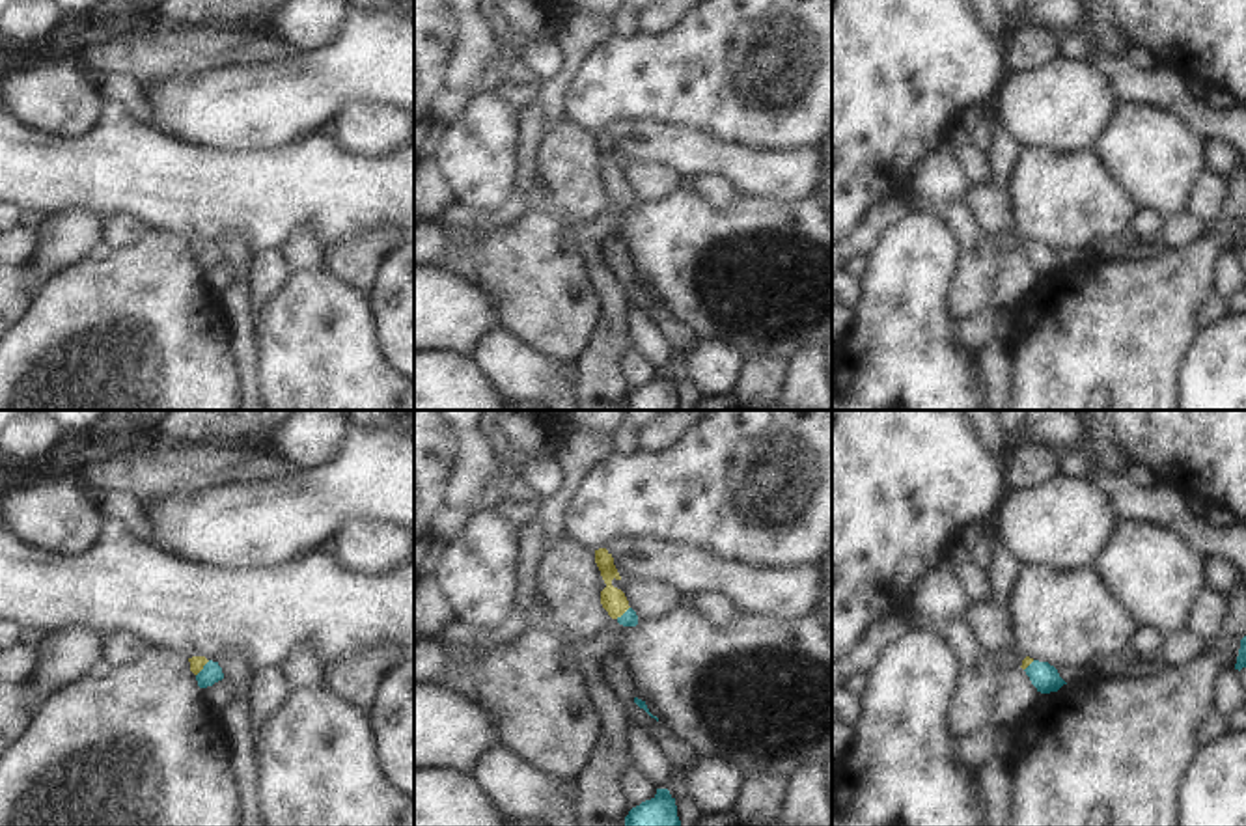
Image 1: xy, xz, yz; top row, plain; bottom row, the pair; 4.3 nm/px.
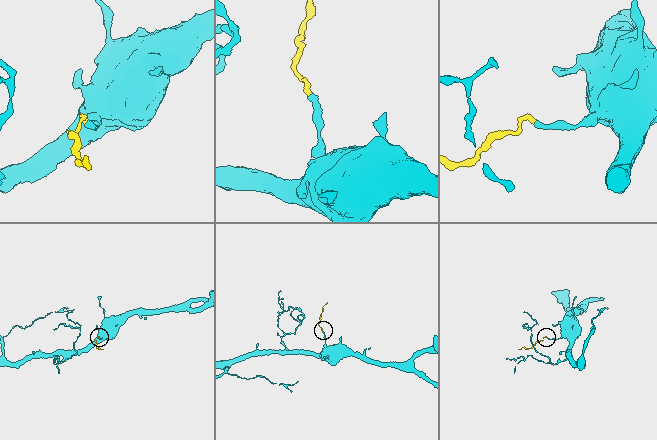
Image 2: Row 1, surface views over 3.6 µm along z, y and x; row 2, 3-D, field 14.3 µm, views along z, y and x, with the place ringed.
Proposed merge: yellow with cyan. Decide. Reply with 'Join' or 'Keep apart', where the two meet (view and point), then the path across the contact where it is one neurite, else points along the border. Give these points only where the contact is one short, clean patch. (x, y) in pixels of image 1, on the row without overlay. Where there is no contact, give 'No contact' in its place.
Join. Touches yellow at xy (202, 250). Path across: xy (196, 245), (202, 250), (211, 254)

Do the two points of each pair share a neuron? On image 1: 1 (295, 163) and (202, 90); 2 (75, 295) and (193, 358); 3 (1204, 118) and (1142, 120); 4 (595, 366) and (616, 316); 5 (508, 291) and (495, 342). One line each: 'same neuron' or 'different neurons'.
1: different neurons
2: same neuron
3: different neurons
4: same neuron
5: different neurons

